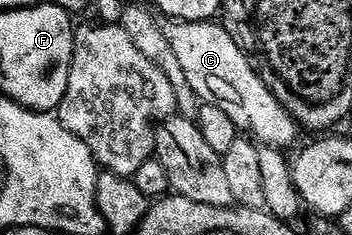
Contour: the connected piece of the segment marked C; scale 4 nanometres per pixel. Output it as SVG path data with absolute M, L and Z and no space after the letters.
M189 20L166 25L167 41L173 54L177 54L177 62L181 62L181 70L185 70L185 78L196 97L225 110L240 133L254 138L268 149L287 150L298 138L300 125L291 116L288 105L283 105L278 100L280 97L261 82L251 65L252 57L246 56L239 49L238 42L215 23L219 22Z

